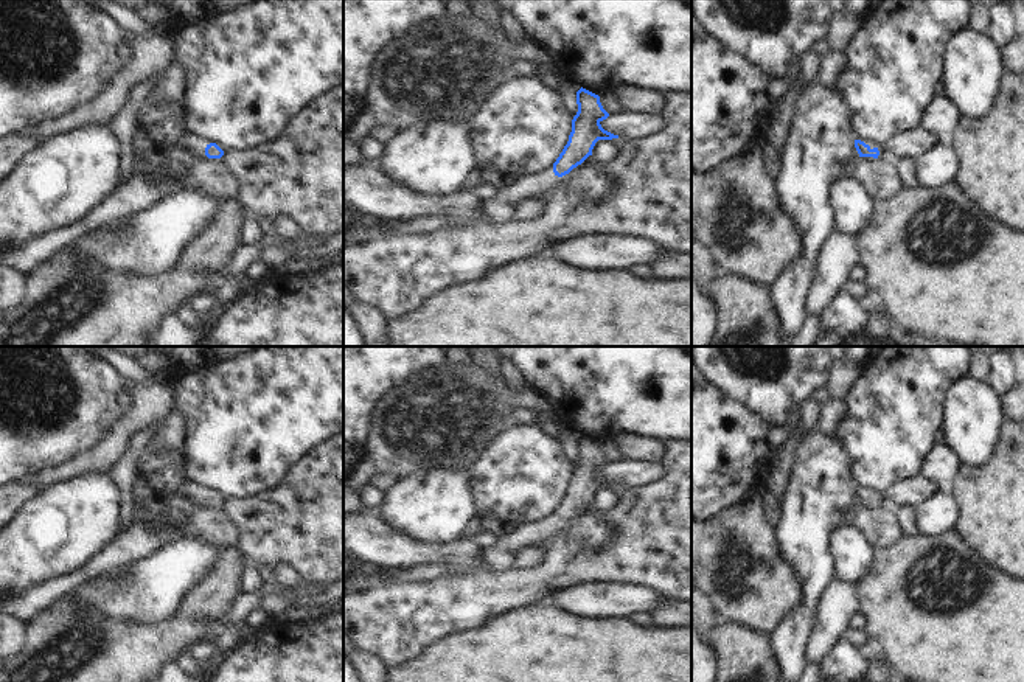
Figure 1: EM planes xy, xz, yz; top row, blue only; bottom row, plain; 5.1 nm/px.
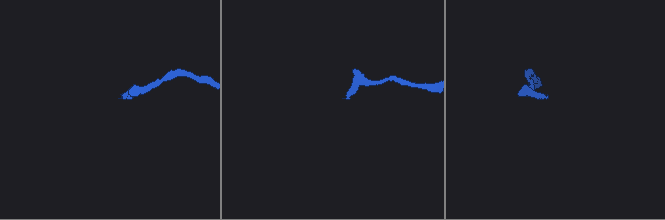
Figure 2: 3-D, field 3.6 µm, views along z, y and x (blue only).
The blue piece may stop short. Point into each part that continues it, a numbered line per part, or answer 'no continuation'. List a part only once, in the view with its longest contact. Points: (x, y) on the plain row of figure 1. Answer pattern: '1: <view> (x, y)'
1: yz (870, 491).

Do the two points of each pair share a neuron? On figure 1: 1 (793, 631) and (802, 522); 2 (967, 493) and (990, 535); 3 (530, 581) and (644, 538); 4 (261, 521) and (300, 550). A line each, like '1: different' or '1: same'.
1: same
2: same
3: same
4: same

